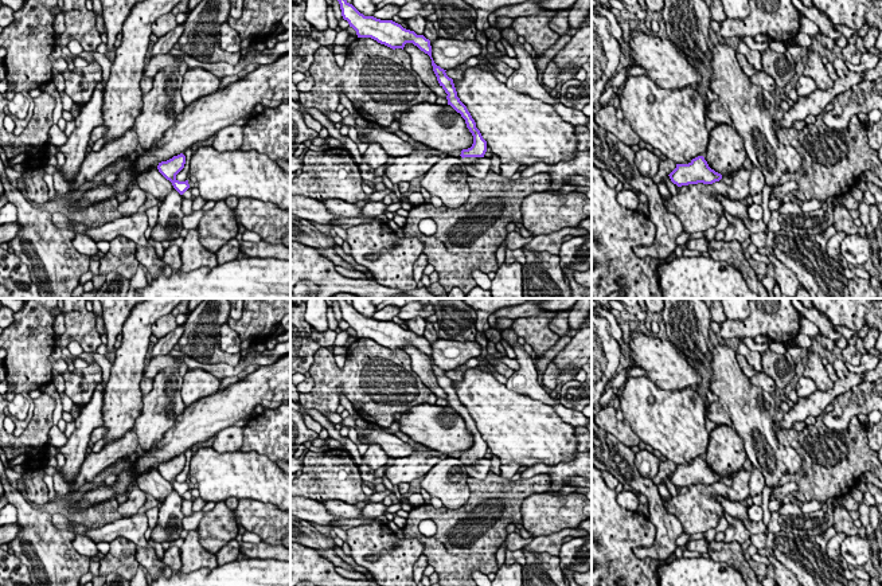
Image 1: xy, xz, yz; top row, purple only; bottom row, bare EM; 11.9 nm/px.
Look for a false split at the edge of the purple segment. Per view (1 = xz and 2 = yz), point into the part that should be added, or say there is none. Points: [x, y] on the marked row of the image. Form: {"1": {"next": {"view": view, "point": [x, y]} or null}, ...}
{"1": {"next": {"view": "xz", "point": [469, 160]}}, "2": {"next": null}}

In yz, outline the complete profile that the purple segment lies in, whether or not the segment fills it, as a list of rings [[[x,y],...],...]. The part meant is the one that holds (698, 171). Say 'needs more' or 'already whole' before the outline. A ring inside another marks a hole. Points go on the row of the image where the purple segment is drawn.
already whole; [[[703,156],[692,159],[688,164],[676,164],[668,175],[678,187],[688,184],[713,184],[722,179],[722,175],[711,169]]]

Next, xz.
needs more; [[[337,0],[337,1],[340,4],[343,19],[347,20],[350,27],[352,27],[356,31],[358,38],[371,38],[371,39],[376,40],[378,43],[385,44],[393,50],[395,50],[395,48],[403,50],[406,43],[413,43],[421,51],[424,51],[425,54],[428,54],[430,56],[433,71],[437,77],[437,81],[438,81],[440,86],[445,90],[445,93],[448,94],[446,95],[448,105],[450,105],[457,113],[461,114],[461,117],[465,120],[467,128],[469,129],[469,132],[473,136],[472,146],[468,149],[463,149],[460,156],[463,157],[464,163],[468,163],[468,164],[472,164],[472,163],[480,160],[481,157],[484,157],[484,155],[487,152],[487,141],[483,138],[480,130],[476,128],[476,122],[472,118],[471,113],[468,112],[467,106],[457,97],[457,91],[456,91],[453,79],[446,75],[446,73],[445,73],[446,70],[441,69],[440,66],[437,66],[434,63],[434,60],[432,58],[430,40],[426,39],[424,35],[417,35],[414,31],[403,28],[401,24],[398,24],[393,20],[380,20],[374,16],[364,16],[347,0]]]

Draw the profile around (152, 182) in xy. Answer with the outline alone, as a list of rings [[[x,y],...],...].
[[[151,168],[145,173],[138,175],[136,183],[141,190],[152,194],[160,203],[175,190],[172,183],[157,168]]]

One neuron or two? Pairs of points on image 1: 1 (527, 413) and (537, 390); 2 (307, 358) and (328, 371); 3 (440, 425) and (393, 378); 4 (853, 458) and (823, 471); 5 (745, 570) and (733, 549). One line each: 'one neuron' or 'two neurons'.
1: two neurons
2: two neurons
3: two neurons
4: one neuron
5: one neuron

